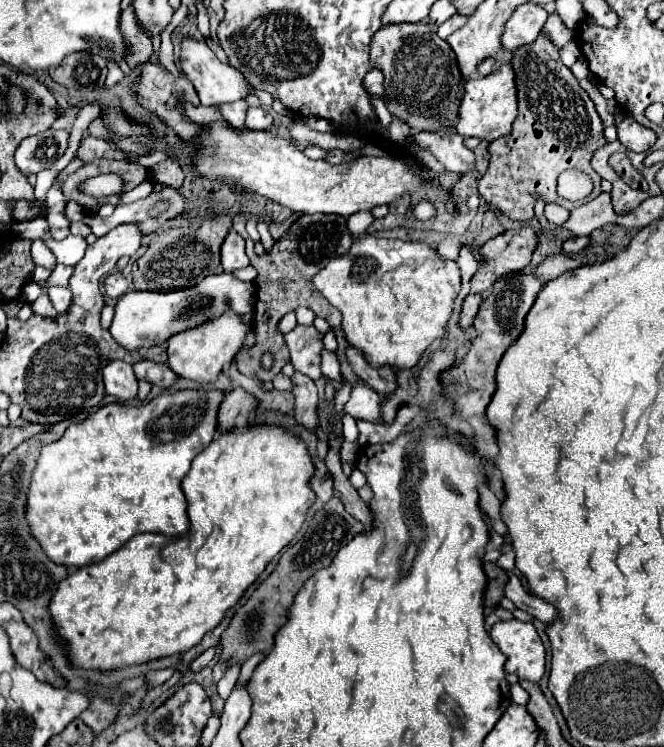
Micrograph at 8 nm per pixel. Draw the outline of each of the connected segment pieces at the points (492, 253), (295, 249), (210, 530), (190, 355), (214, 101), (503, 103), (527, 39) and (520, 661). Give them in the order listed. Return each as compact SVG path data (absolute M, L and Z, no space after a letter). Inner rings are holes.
M522 226L522 228L512 228L512 230L506 230L502 232L500 236L488 240L484 246L480 246L480 254L482 254L482 262L480 262L480 268L476 270L476 274L472 276L470 280L470 296L464 298L462 302L462 308L460 308L460 320L458 320L458 326L462 330L466 330L470 324L472 324L472 318L478 310L478 304L480 304L480 292L486 292L492 288L494 280L504 274L504 272L516 272L518 268L526 268L530 264L530 258L532 258L532 252L536 248L536 232L530 228L530 226Z
M302 214L292 226L288 228L286 236L282 236L268 254L256 256L254 252L254 242L250 238L246 240L246 254L250 258L250 264L258 270L258 278L254 280L256 286L256 304L254 304L254 320L252 320L252 330L256 344L248 350L240 350L236 354L236 366L242 374L246 376L256 376L260 380L272 380L288 360L288 350L284 344L284 336L276 332L276 322L296 310L298 306L308 306L316 312L316 316L324 318L330 328L340 328L340 312L320 294L312 288L310 276L320 272L324 264L328 264L330 258L336 254L344 254L350 244L352 244L352 234L346 226L344 216L336 214ZM270 354L272 356L272 368L264 370L262 366L262 356Z
M258 424L258 426L246 426L244 430L228 430L222 432L218 438L212 440L208 448L204 448L194 460L190 472L182 480L182 488L186 486L186 500L188 500L188 516L190 516L190 530L180 536L164 536L164 534L136 534L132 540L128 540L120 550L112 552L108 558L96 564L88 564L84 568L78 568L74 574L64 578L58 584L58 590L50 604L50 616L54 622L54 634L60 636L68 644L68 656L74 666L80 668L100 668L100 670L114 670L122 666L134 666L142 664L154 658L172 656L176 652L186 652L188 648L196 646L206 632L216 628L220 620L224 618L224 612L232 608L240 596L246 592L246 588L264 572L268 562L294 538L294 534L302 528L306 520L308 508L316 502L316 494L310 488L310 480L314 476L314 462L310 456L310 450L306 448L306 442L294 434L288 426L278 424Z
M226 308L224 316L208 320L208 324L200 324L200 328L190 328L188 332L172 336L172 340L168 340L168 366L178 376L198 382L212 382L220 370L234 360L234 354L244 344L248 330L250 328L240 320L240 316L234 314L232 308Z
M186 34L182 38L180 46L182 46L182 54L180 54L182 74L192 82L192 86L196 88L200 102L204 106L220 106L220 104L226 104L226 102L236 102L250 92L250 84L246 82L246 78L236 68L222 64L204 40L194 40L192 36Z
M506 62L496 72L466 82L464 98L460 104L460 120L456 122L456 132L460 136L476 136L480 140L492 142L510 132L510 126L516 120L516 106L518 106L516 80L512 64Z
M526 2L520 8L516 8L516 12L512 12L508 22L504 24L504 34L500 36L502 48L514 52L524 44L532 44L538 38L546 18L548 12L538 4Z
M516 618L498 622L492 626L490 636L508 656L504 664L508 674L536 684L542 680L546 672L546 650L532 622L520 622Z

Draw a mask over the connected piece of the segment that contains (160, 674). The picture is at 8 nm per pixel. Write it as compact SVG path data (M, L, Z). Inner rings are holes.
M168 668L168 670L152 670L152 672L146 672L146 674L144 674L144 678L146 678L148 688L154 688L154 686L164 684L172 674L174 674L174 670L172 670L172 668Z

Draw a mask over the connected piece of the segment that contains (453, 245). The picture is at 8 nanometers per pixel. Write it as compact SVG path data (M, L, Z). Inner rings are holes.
M442 240L436 248L438 248L438 252L440 252L444 258L456 260L456 258L458 258L458 250L460 250L460 242L458 242L458 240Z

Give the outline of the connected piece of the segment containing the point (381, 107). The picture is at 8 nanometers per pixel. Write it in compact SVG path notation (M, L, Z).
M371 95L370 98L373 109L378 116L382 126L384 126L384 128L388 128L390 122L394 117L392 116L392 114L390 114L390 112L386 108L385 103L379 97Z

